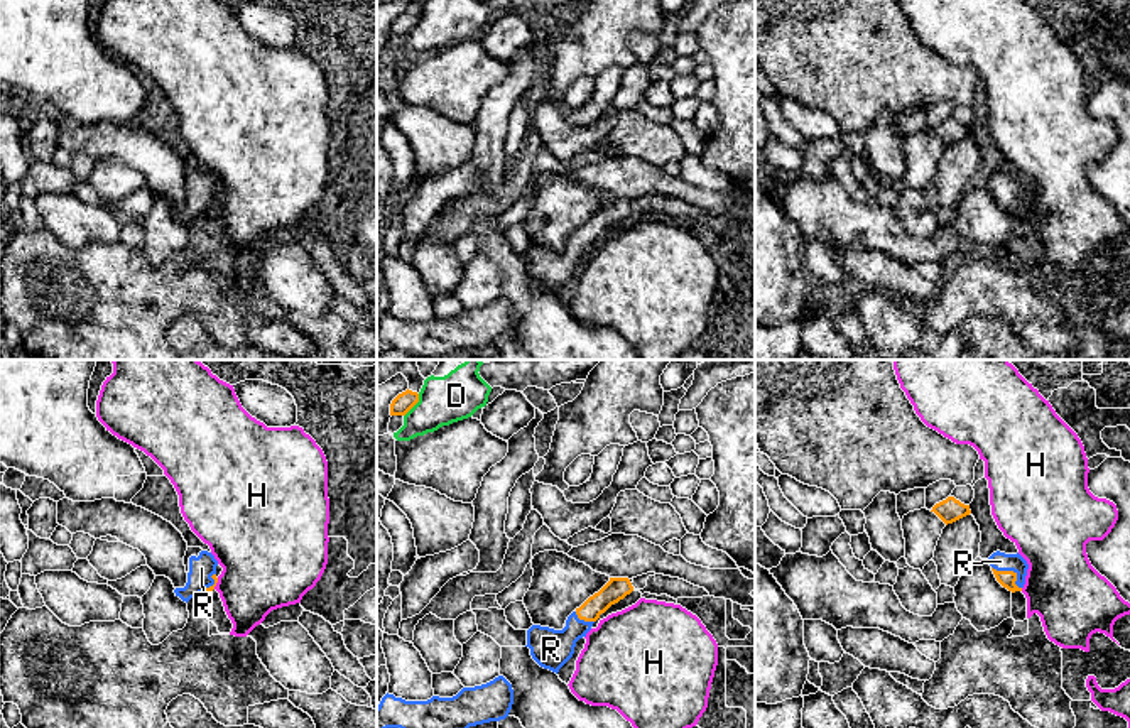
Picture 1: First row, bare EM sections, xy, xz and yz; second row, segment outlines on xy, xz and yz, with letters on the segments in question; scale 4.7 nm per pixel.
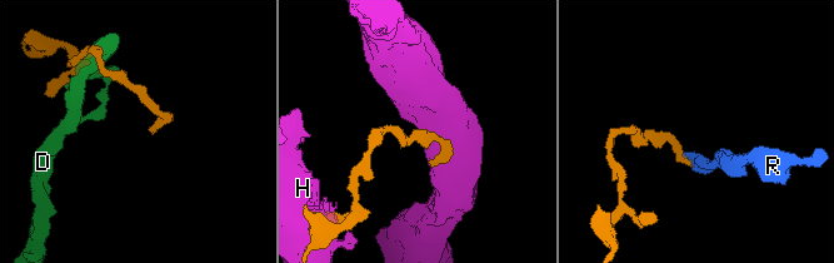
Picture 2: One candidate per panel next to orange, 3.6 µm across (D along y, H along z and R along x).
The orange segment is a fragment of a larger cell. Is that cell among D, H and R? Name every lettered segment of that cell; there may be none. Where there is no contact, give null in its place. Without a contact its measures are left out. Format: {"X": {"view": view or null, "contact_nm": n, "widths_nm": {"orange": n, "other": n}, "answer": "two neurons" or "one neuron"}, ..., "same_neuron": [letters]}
{"D": {"view": "xz", "contact_nm": 130, "widths_nm": {"orange": 90, "other": 220}, "answer": "two neurons"}, "H": {"view": "xy", "contact_nm": 60, "widths_nm": {"orange": 20, "other": 420}, "answer": "two neurons"}, "R": {"view": "yz", "contact_nm": 180, "widths_nm": {"orange": 80, "other": 90}, "answer": "one neuron"}, "same_neuron": ["R"]}

